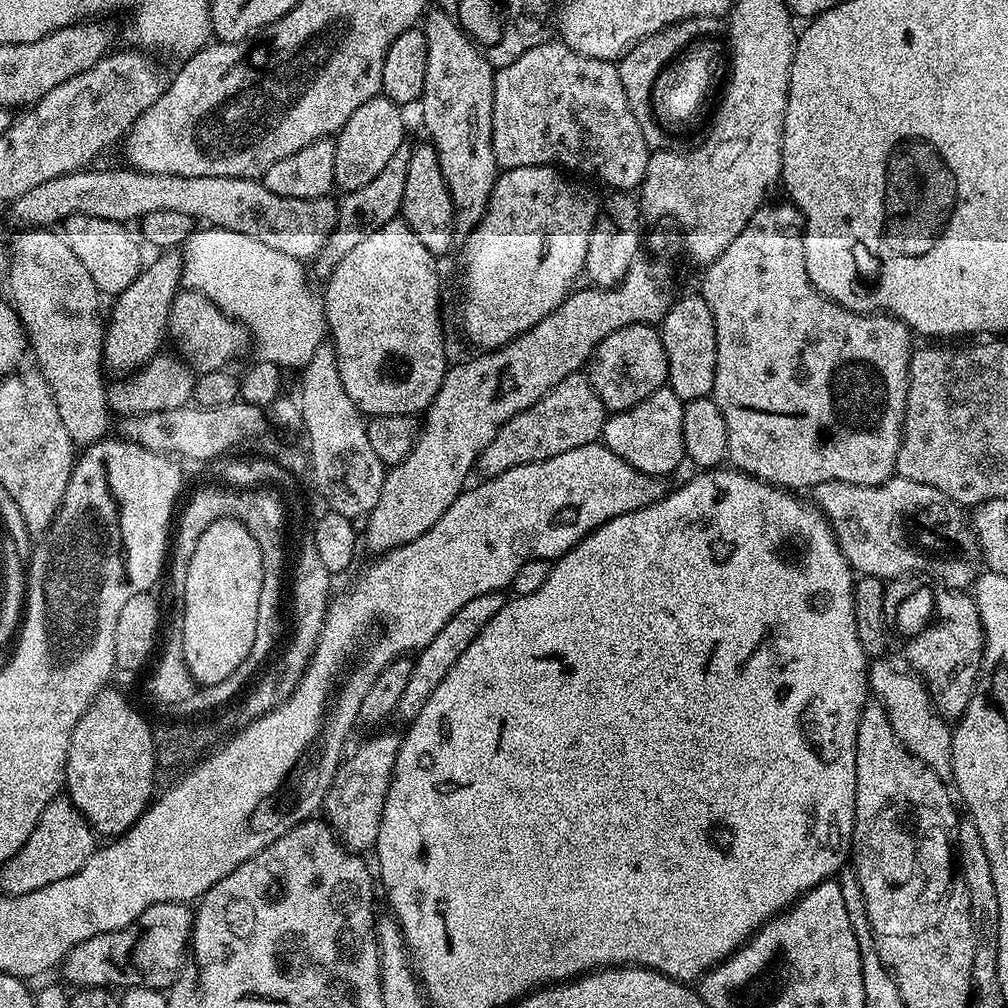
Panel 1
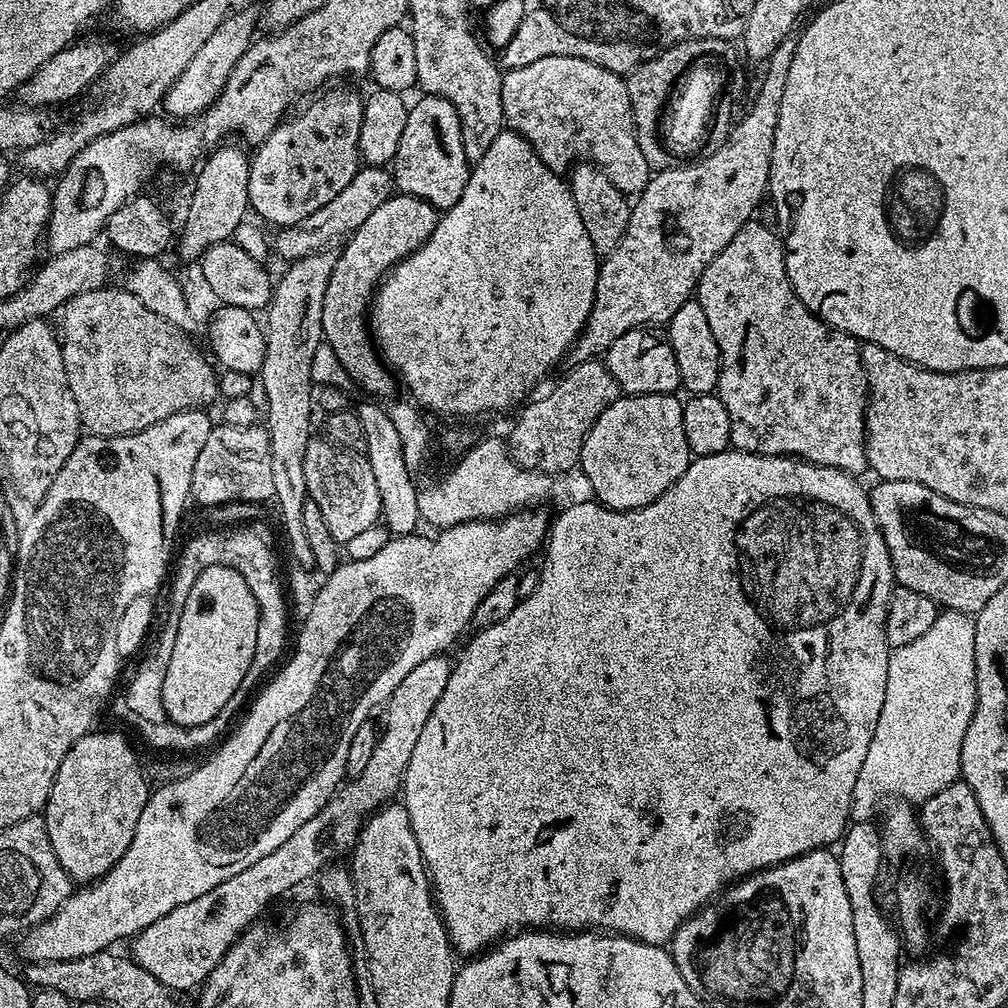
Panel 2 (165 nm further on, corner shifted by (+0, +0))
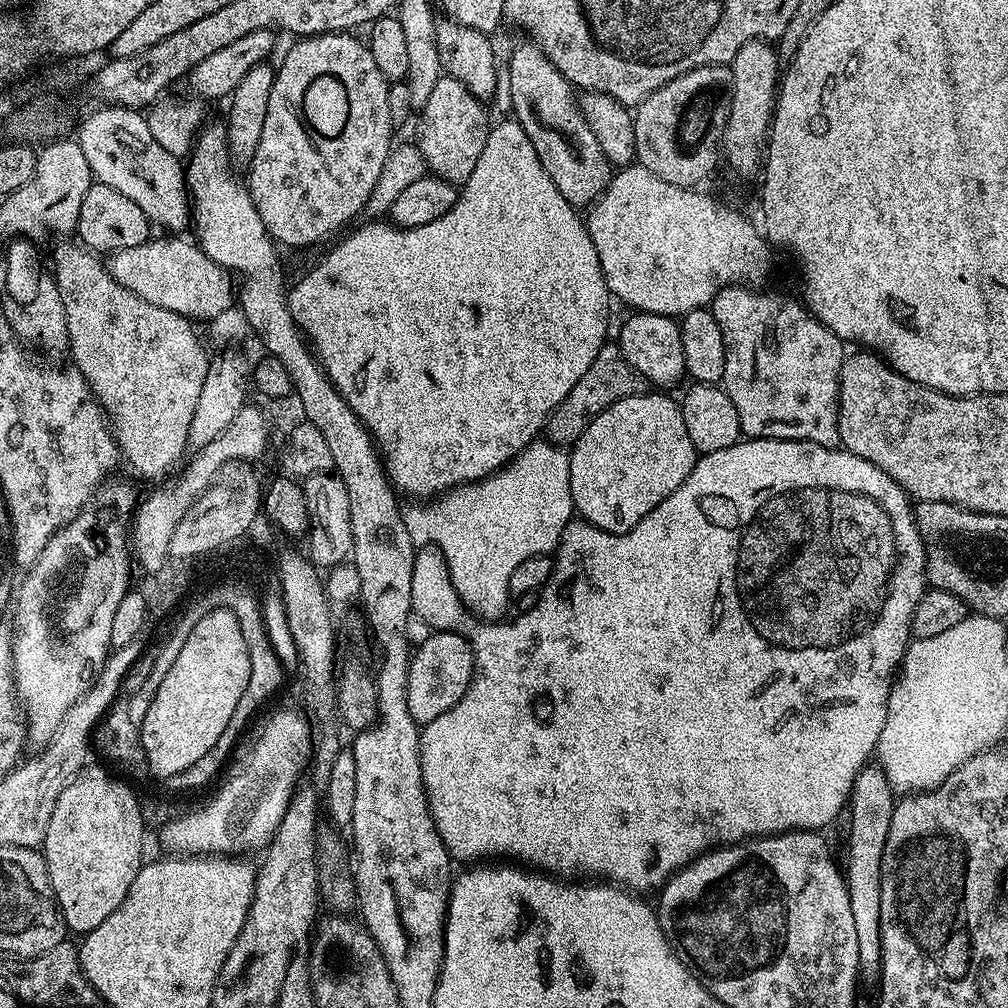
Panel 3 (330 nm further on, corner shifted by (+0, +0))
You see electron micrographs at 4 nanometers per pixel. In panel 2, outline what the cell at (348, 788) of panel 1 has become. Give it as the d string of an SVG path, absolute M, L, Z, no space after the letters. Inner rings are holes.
M444 654L426 658L426 662L414 666L414 670L410 670L410 674L406 674L406 678L402 678L402 682L398 682L398 690L394 690L394 694L386 705L388 713L384 716L384 728L382 724L382 731L374 746L374 758L370 758L370 763L366 765L366 770L362 770L362 774L351 777L337 791L336 795L322 806L319 814L310 818L310 822L298 826L298 830L294 830L294 834L290 838L286 838L286 842L282 842L282 846L278 846L278 850L270 850L270 854L266 854L266 858L258 858L258 862L254 862L254 866L246 866L246 870L242 870L242 874L234 874L234 878L226 878L226 882L214 886L214 890L206 890L206 894L202 894L202 898L194 898L194 902L186 902L174 910L170 910L170 914L158 918L158 922L150 922L150 926L143 928L131 941L131 959L135 960L142 970L154 974L154 978L158 978L158 982L162 982L177 994L188 994L184 992L190 991L191 988L199 989L207 980L208 975L218 966L220 959L228 953L228 947L241 934L247 932L251 925L261 919L260 911L275 896L280 896L283 892L288 892L291 888L306 883L311 876L312 879L319 877L329 863L328 856L334 855L335 852L351 853L356 846L360 832L364 829L364 821L373 812L377 812L379 808L383 808L385 804L389 803L395 797L392 796L395 792L397 795L401 791L404 767L410 762L410 754L414 754L414 742L418 742L418 734L422 734L422 726L426 726L430 714L434 711L434 706L438 706L438 698L442 698L442 690L446 690L446 682L450 682L453 661L447 660L448 658Z

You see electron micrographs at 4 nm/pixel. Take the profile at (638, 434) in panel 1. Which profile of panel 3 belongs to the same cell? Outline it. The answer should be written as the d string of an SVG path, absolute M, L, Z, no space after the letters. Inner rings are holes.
M668 394L627 396L610 406L571 445L568 452L570 462L570 494L572 507L587 523L604 532L629 532L650 510L654 510L667 496L674 494L682 482L694 470L698 453L690 434L686 434L686 422L680 413L680 404L672 401Z

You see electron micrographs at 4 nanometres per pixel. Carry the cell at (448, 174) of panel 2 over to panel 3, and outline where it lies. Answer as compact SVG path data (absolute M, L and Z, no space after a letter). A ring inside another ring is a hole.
M447 74L433 83L426 106L419 109L420 152L424 163L435 175L451 184L463 186L468 183L474 166L484 153L488 141L490 123L484 113L485 105L461 80Z

